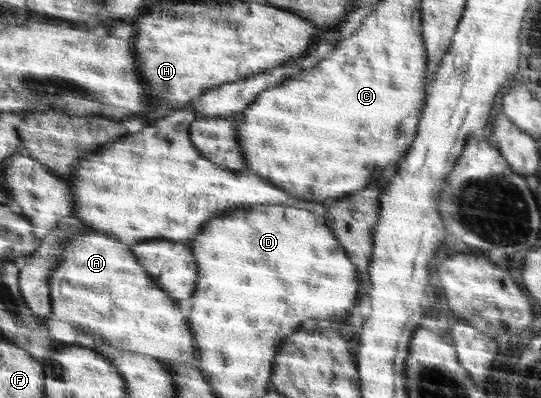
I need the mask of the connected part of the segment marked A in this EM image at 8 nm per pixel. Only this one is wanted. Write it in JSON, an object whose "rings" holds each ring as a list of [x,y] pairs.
{"rings":[[[83,233],[69,237],[58,265],[50,274],[48,291],[52,318],[69,322],[77,331],[92,334],[114,349],[156,357],[167,363],[189,362],[191,366],[199,366],[195,336],[183,302],[175,300],[148,275],[132,252],[132,245],[123,244],[105,233]]]}

